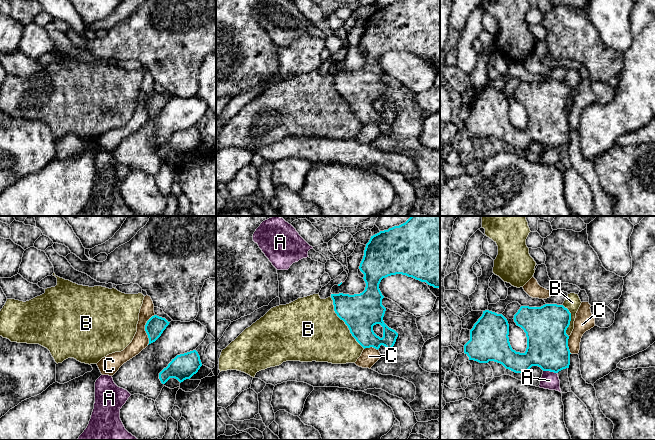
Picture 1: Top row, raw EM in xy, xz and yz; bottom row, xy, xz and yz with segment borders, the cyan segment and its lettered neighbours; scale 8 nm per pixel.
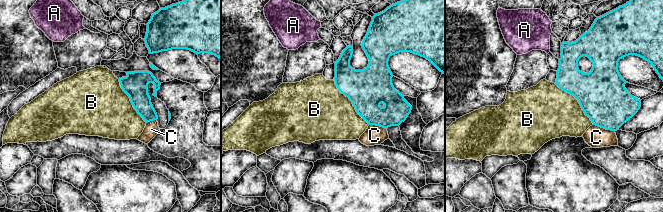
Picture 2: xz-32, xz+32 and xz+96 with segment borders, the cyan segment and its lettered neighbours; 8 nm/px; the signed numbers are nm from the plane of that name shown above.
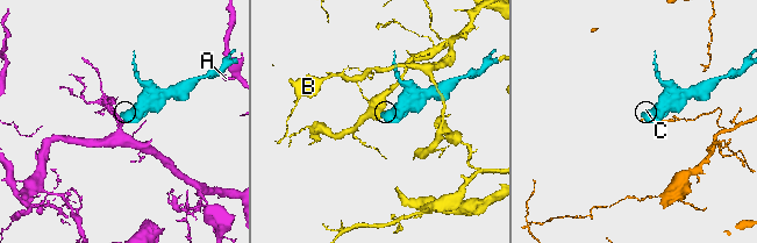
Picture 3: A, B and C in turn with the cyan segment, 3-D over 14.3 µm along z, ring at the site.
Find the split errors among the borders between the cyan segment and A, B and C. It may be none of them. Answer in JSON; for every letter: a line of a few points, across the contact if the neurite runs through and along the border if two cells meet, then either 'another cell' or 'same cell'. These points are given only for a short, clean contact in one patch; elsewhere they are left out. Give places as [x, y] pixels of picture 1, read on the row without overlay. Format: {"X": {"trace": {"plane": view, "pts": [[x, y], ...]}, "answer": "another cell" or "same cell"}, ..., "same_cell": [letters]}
{"A": {"trace": {"plane": "yz", "pts": [[543, 146], [556, 149]]}, "answer": "another cell"}, "B": {"answer": "same cell"}, "C": {"trace": {"plane": "xy", "pts": [[154, 90], [145, 101], [145, 108], [148, 114], [147, 120]]}, "answer": "another cell"}, "same_cell": ["B"]}

